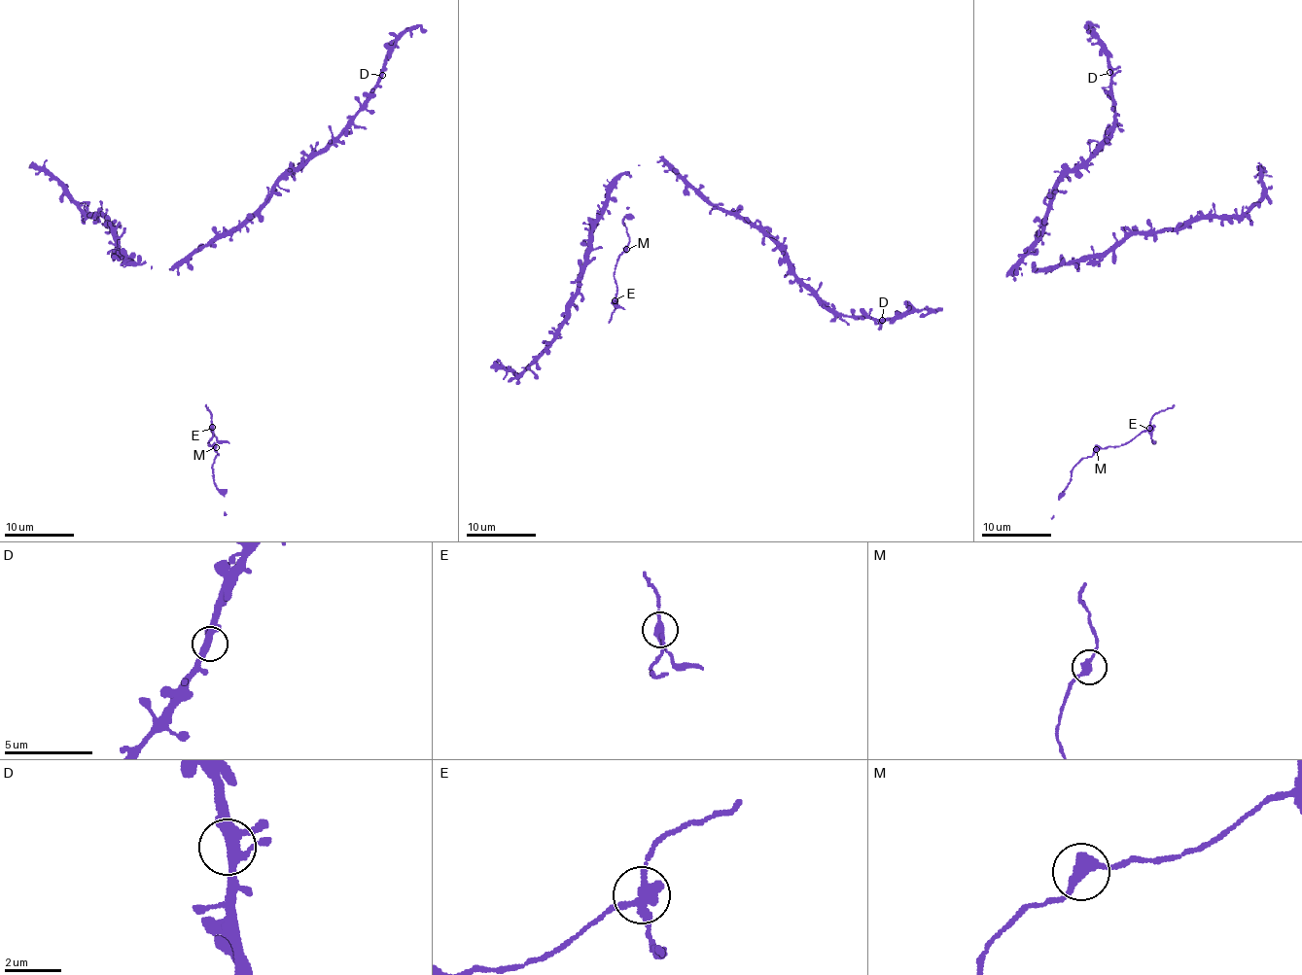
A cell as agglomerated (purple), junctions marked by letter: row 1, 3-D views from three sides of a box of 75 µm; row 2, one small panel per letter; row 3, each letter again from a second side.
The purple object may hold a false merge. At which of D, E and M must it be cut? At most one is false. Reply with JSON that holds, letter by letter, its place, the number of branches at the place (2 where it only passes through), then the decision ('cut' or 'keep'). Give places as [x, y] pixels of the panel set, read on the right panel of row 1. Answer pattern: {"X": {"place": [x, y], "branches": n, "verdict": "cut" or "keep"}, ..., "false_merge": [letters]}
{"D": {"place": [1109, 72], "branches": 3, "verdict": "keep"}, "E": {"place": [1149, 428], "branches": 3, "verdict": "cut"}, "M": {"place": [1096, 449], "branches": 2, "verdict": "keep"}, "false_merge": ["E"]}

